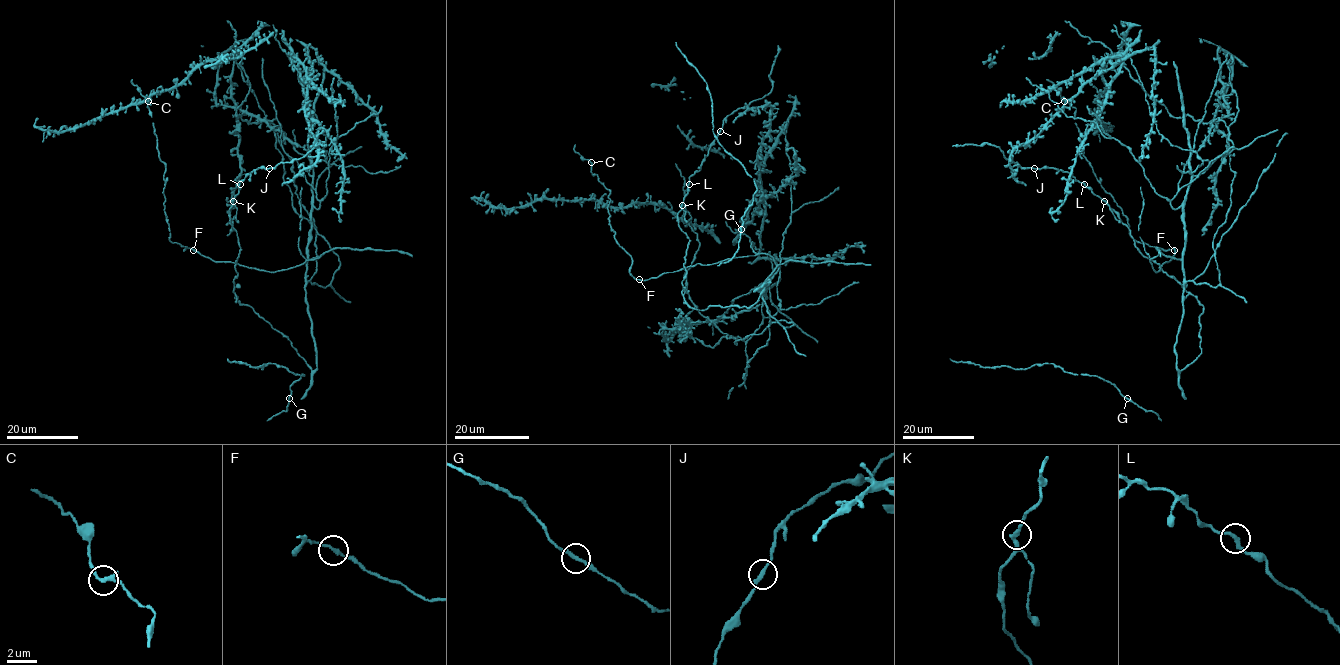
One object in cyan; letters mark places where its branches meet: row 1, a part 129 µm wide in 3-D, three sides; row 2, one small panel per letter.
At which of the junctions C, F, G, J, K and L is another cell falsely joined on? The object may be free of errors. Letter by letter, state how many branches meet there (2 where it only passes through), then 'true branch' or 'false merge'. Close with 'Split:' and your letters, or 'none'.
C: 2 | true branch
F: 2 | true branch
G: 2 | true branch
J: 2 | true branch
K: 2 | true branch
L: 2 | true branch
Split: none

